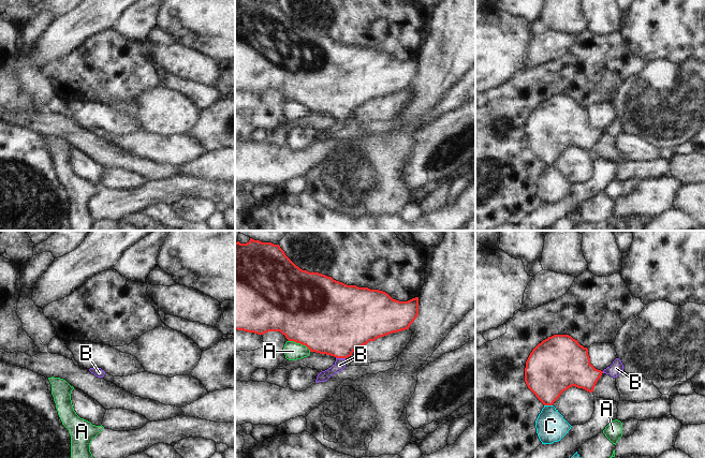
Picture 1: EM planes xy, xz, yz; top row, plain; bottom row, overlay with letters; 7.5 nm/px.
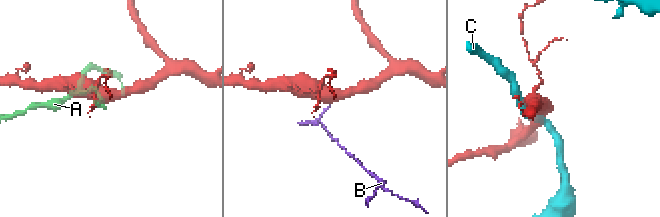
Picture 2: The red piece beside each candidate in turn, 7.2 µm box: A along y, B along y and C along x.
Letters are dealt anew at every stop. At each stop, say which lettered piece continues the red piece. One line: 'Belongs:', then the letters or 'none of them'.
Belongs: B

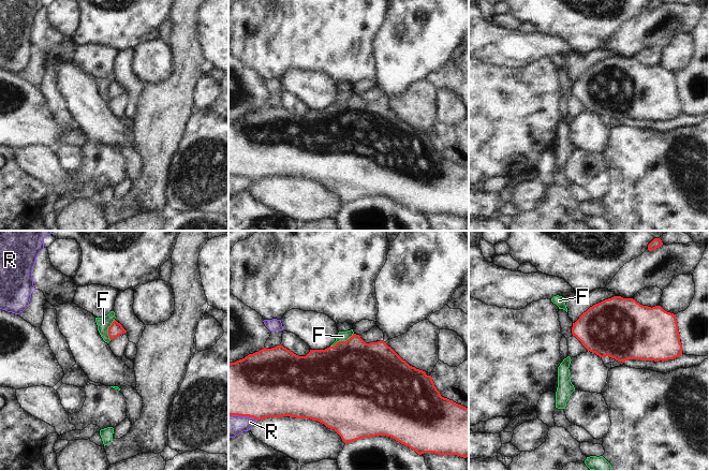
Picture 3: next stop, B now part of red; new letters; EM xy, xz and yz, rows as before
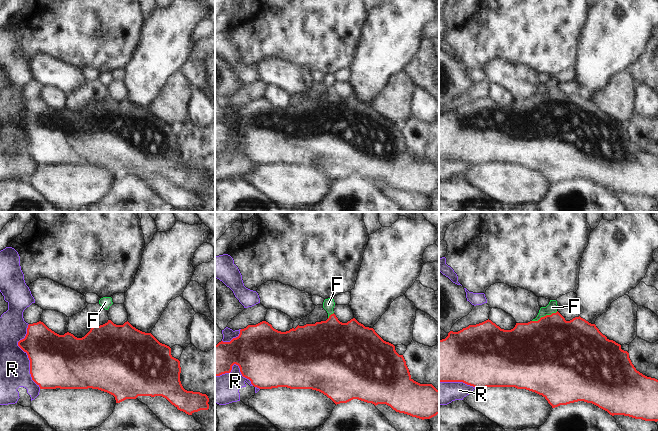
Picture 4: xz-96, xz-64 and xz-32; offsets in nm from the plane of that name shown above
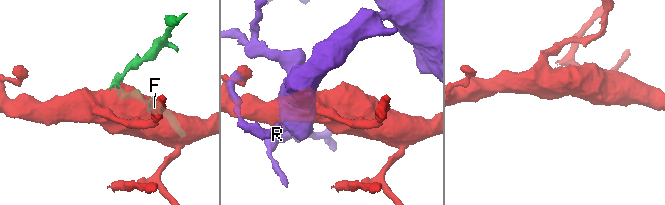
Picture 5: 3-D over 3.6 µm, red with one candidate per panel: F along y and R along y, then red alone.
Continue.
Belongs: none of them

